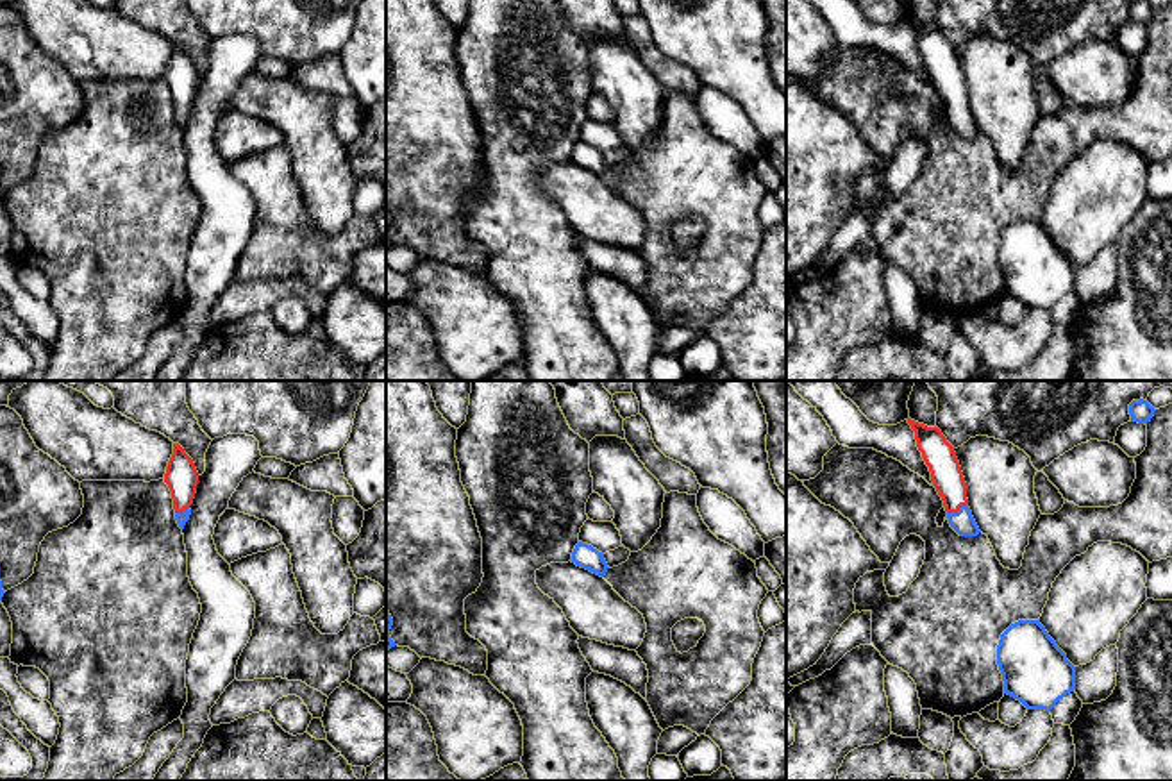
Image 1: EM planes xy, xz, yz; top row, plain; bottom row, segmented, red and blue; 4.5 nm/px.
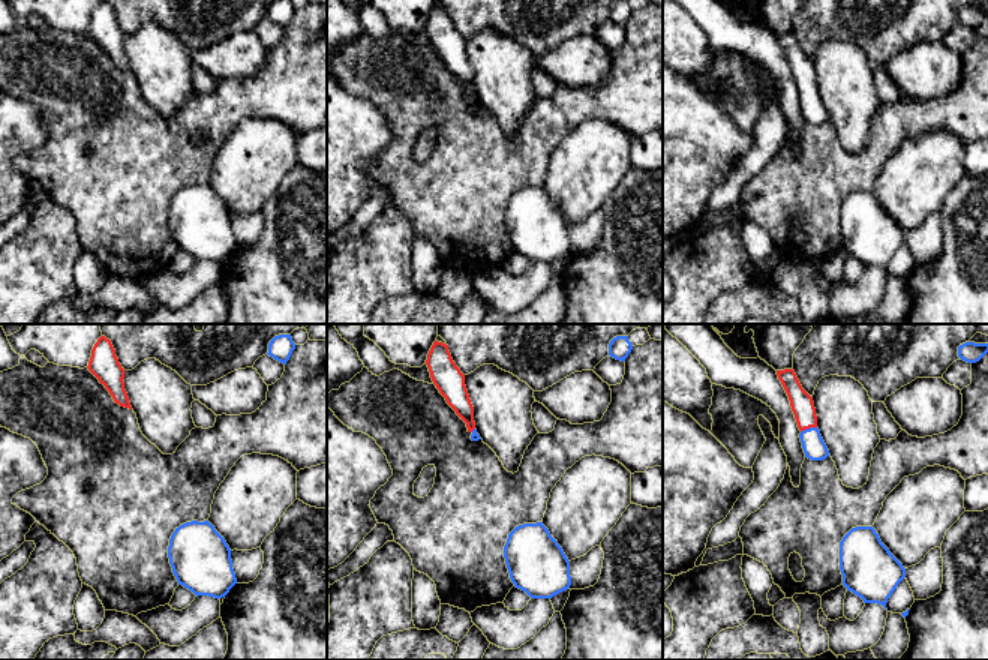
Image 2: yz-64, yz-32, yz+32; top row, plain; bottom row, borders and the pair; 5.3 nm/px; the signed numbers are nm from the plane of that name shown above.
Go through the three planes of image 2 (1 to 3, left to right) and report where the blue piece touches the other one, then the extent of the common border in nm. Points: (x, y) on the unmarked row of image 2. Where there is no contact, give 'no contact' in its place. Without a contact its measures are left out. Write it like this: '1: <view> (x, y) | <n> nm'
1: no contact
2: yz-32 (473, 93) | 30 nm
3: yz+32 (808, 92) | 90 nm

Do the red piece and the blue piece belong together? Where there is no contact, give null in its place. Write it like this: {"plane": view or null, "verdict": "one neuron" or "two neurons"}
{"plane": "yz", "verdict": "one neuron"}

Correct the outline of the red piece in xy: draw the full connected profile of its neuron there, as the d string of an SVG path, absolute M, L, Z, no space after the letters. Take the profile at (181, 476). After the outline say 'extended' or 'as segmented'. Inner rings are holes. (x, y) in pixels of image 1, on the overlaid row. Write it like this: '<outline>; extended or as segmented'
M173 443L173 454L166 466L164 483L172 491L175 520L179 527L184 529L191 515L189 506L197 493L198 472L193 459L179 443Z; extended

